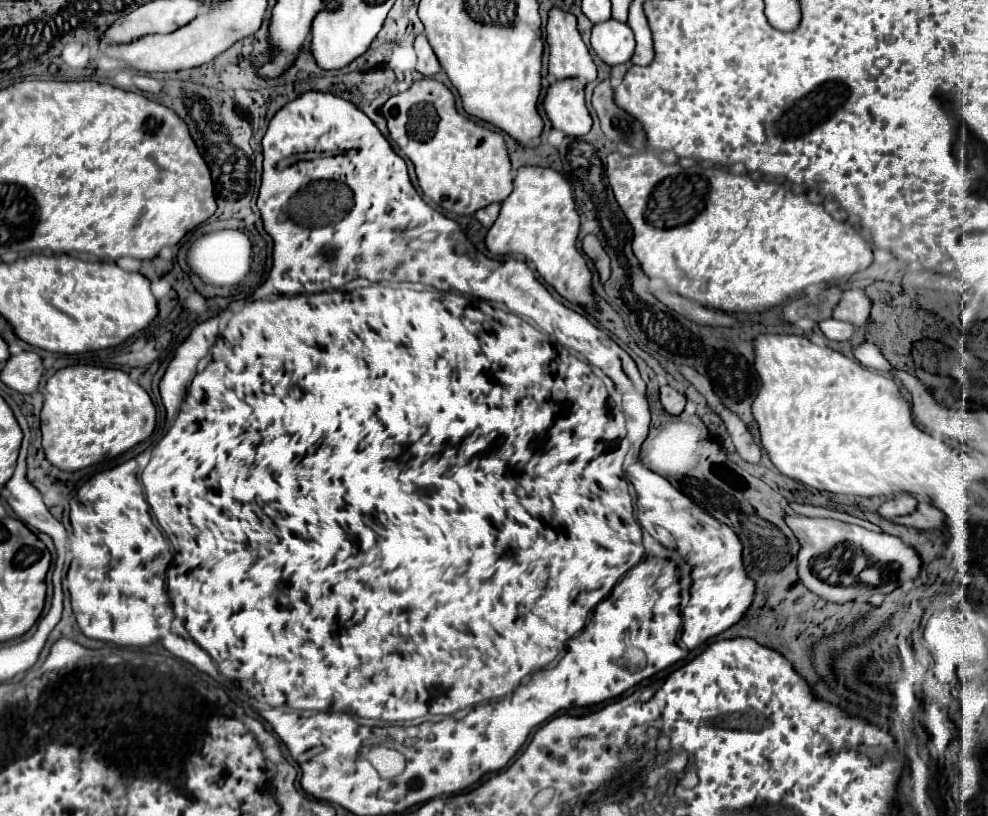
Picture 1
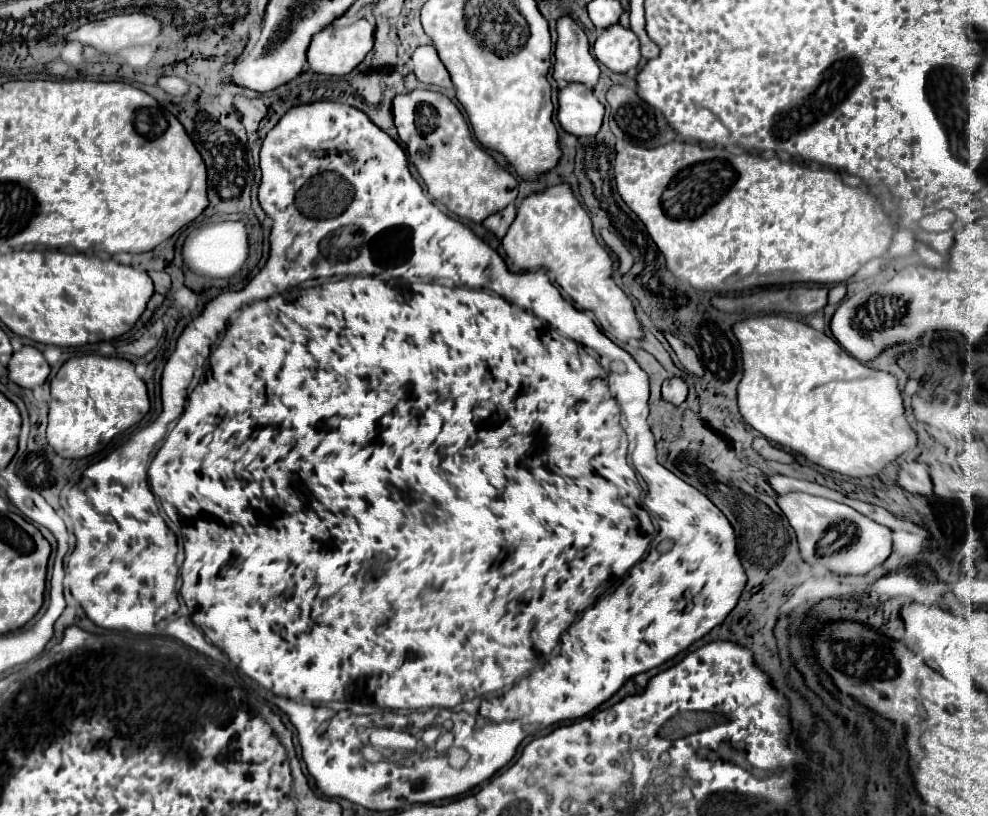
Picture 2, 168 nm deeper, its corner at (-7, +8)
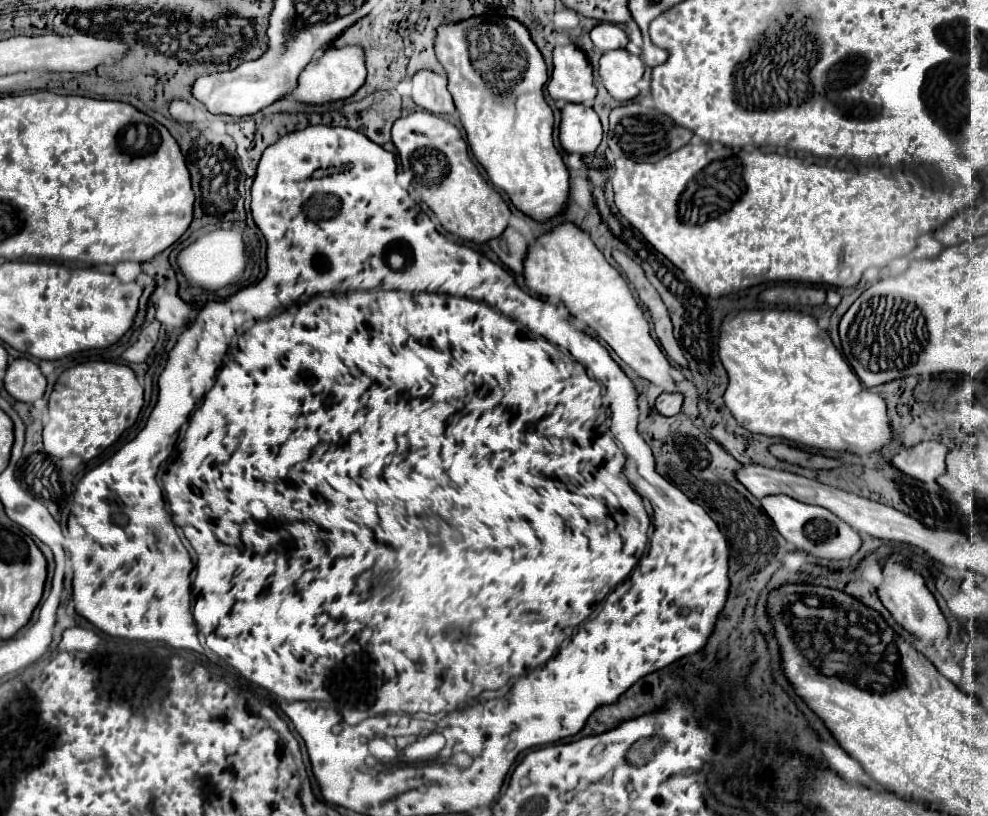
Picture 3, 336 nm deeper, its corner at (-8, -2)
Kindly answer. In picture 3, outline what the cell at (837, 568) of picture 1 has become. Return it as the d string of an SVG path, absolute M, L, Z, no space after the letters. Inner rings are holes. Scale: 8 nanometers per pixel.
M768 495L768 497L760 499L760 503L762 503L762 509L766 511L766 515L770 517L770 521L774 523L776 531L794 549L802 549L802 551L812 553L822 559L848 559L862 545L862 539L858 537L858 533L854 529L850 529L850 525L846 525L842 519L834 517L834 513L830 513L828 509L816 507L816 505L806 505L792 497L786 497L786 495Z

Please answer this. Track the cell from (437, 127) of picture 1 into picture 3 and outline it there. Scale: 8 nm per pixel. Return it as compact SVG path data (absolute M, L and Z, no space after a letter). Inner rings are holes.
M416 111L398 119L392 127L392 143L398 151L402 169L412 175L412 187L434 211L440 225L472 243L486 243L508 227L510 209L500 193L480 175L468 155L462 133L438 115Z

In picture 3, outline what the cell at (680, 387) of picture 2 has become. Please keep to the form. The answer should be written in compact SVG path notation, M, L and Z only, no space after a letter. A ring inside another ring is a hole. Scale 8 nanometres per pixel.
M662 393L656 399L656 409L664 417L672 417L672 415L680 413L680 407L682 407L682 395L680 393Z

